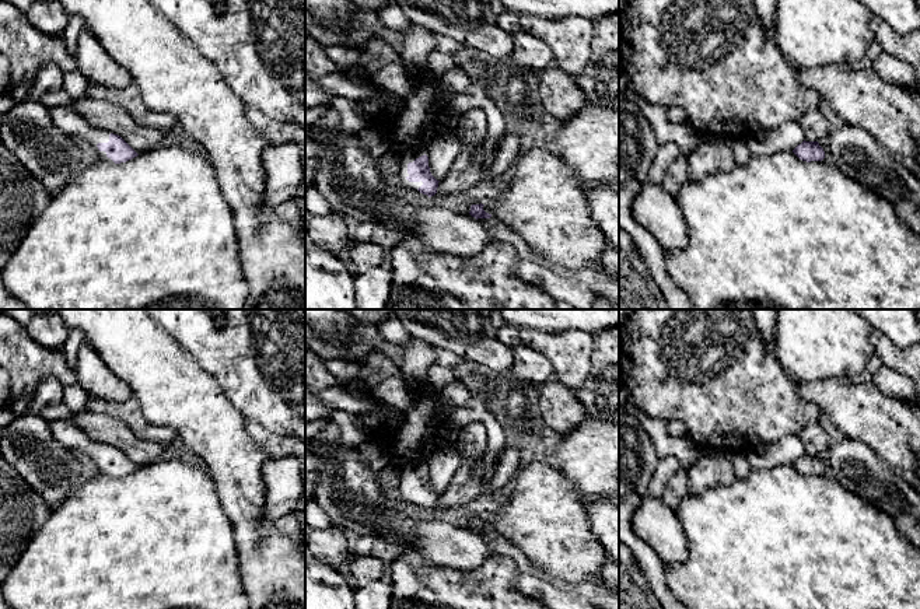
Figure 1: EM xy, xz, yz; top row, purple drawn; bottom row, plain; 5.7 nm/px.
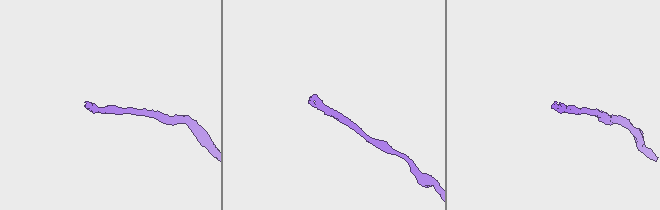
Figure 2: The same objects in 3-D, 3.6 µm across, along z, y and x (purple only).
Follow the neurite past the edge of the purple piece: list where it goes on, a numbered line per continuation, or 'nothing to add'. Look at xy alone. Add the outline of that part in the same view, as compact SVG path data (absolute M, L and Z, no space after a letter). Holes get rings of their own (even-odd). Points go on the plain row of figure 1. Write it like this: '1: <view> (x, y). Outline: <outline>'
1: xy (67, 434). Outline: M64 420L49 421L49 427L53 438L57 442L60 442L64 448L78 451L85 458L85 461L92 465L95 472L113 476L106 470L105 465L99 465L97 461L98 456L109 455L111 445L92 441L78 427Z

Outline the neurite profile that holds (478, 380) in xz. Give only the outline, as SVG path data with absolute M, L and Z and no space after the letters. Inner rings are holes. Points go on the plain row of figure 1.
M459 360L455 367L455 379L471 392L471 403L465 409L456 410L455 421L459 428L471 423L482 423L487 434L487 449L479 465L482 476L496 470L506 441L506 423L492 410L490 393L494 386L501 386L493 381L492 372L476 363Z

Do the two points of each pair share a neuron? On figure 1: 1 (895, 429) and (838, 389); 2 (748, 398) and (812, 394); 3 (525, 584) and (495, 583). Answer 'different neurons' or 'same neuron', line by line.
1: same neuron
2: different neurons
3: different neurons

